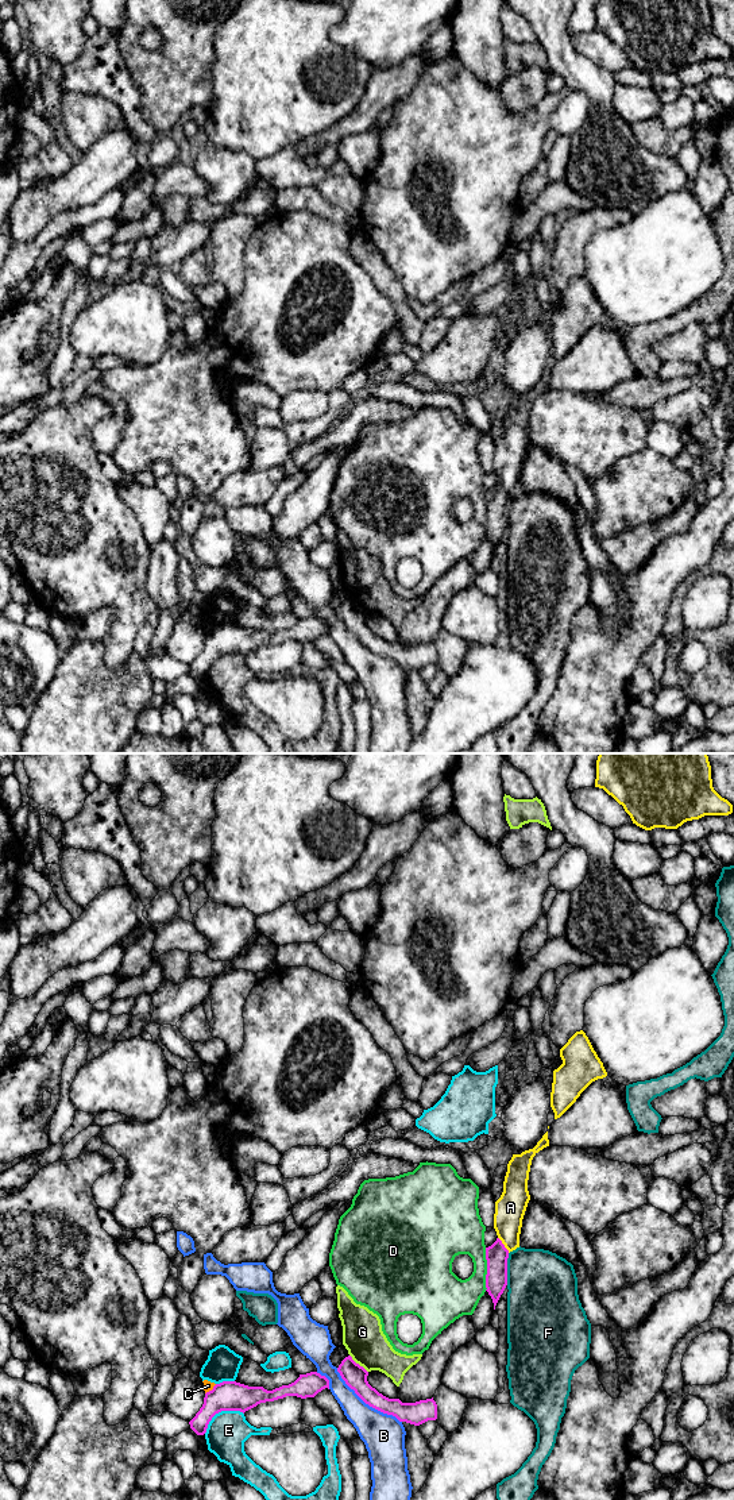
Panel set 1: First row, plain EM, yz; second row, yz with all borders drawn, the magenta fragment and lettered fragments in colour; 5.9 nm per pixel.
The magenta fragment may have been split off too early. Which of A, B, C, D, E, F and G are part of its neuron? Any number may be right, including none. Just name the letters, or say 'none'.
A

